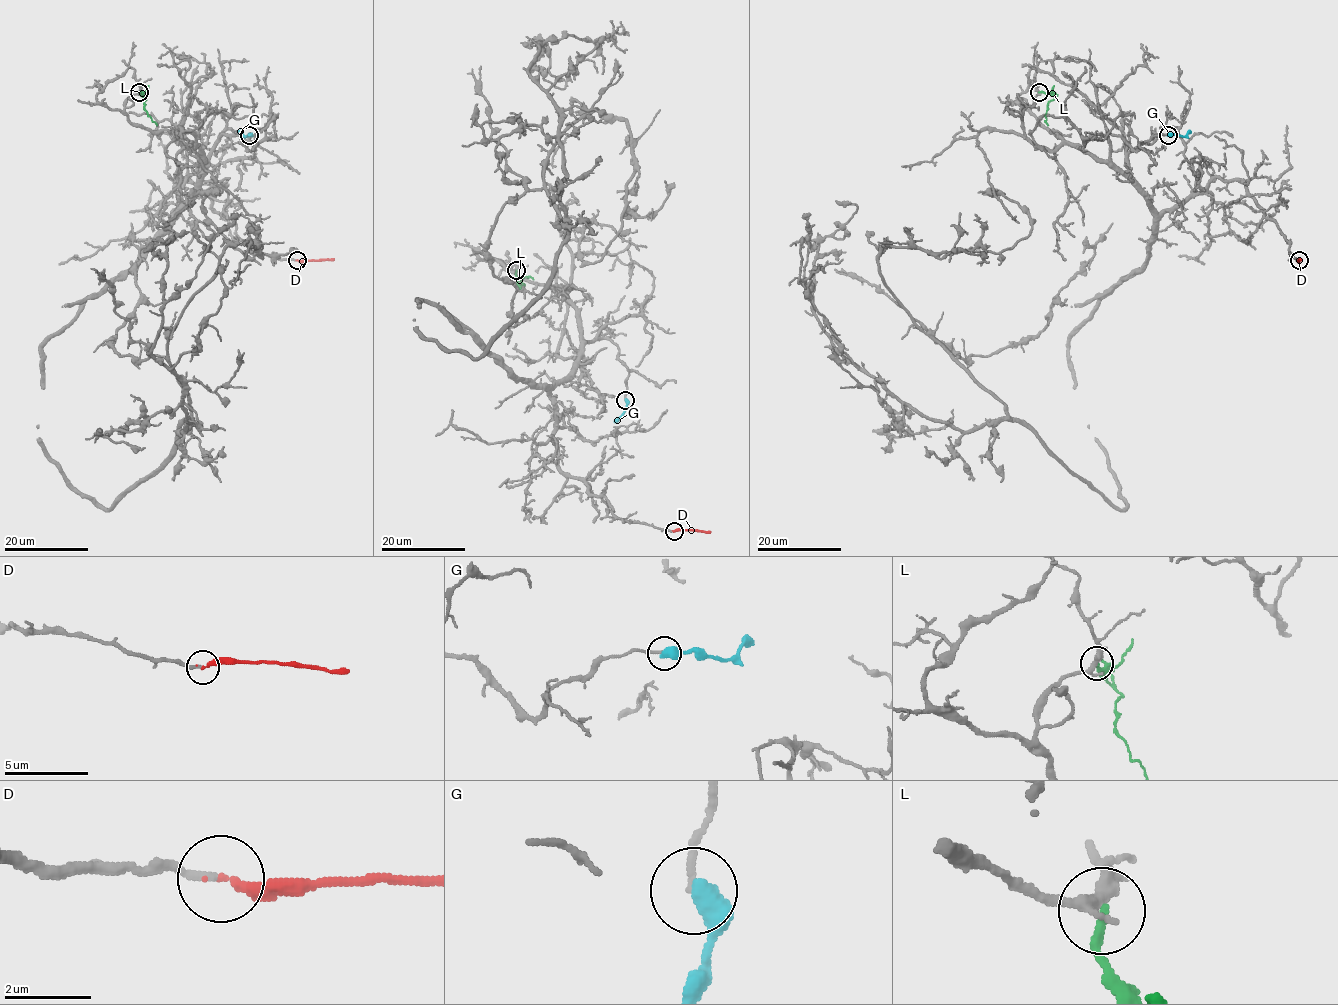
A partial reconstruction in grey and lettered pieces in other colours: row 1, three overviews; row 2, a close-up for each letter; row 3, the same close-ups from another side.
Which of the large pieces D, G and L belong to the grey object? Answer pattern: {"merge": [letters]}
{"merge": ["D"]}

